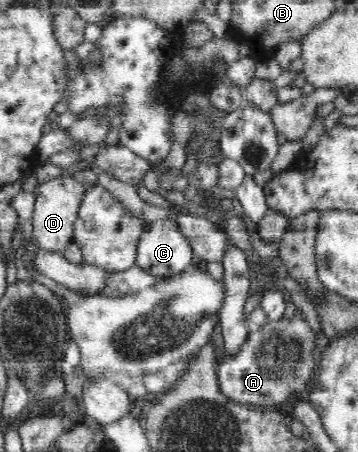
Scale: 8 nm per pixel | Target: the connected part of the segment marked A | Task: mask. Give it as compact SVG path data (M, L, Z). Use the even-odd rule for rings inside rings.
M299 311L292 319L283 318L277 321L268 321L267 325L252 329L241 350L235 355L227 355L222 362L217 364L216 371L222 393L235 403L248 407L272 408L289 413L295 400L304 398L307 401L309 398L308 386L319 368L313 359L314 346L313 329L309 327Z

